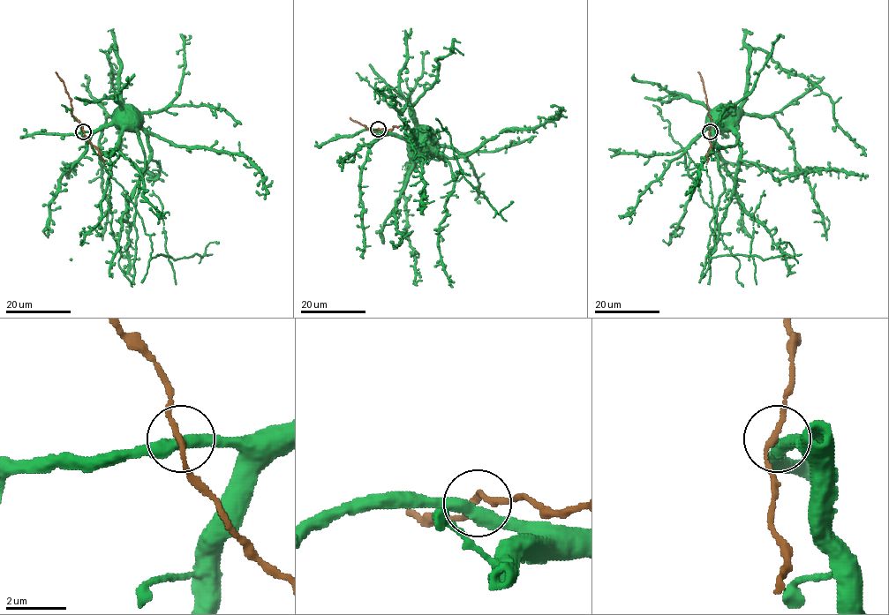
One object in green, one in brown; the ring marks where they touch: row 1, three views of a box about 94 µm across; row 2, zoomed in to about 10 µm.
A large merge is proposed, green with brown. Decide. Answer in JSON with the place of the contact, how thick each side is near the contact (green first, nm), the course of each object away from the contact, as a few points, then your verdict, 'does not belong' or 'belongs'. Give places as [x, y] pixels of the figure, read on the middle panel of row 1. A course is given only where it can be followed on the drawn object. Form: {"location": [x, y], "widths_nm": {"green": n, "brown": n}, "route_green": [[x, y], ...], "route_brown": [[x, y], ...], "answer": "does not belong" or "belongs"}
{"location": [378, 129], "widths_nm": {"green": 440, "brown": 160}, "route_green": [[378, 130], [401, 136], [410, 146], [411, 145]], "route_brown": [[378, 130], [369, 130], [350, 117]], "answer": "belongs"}

